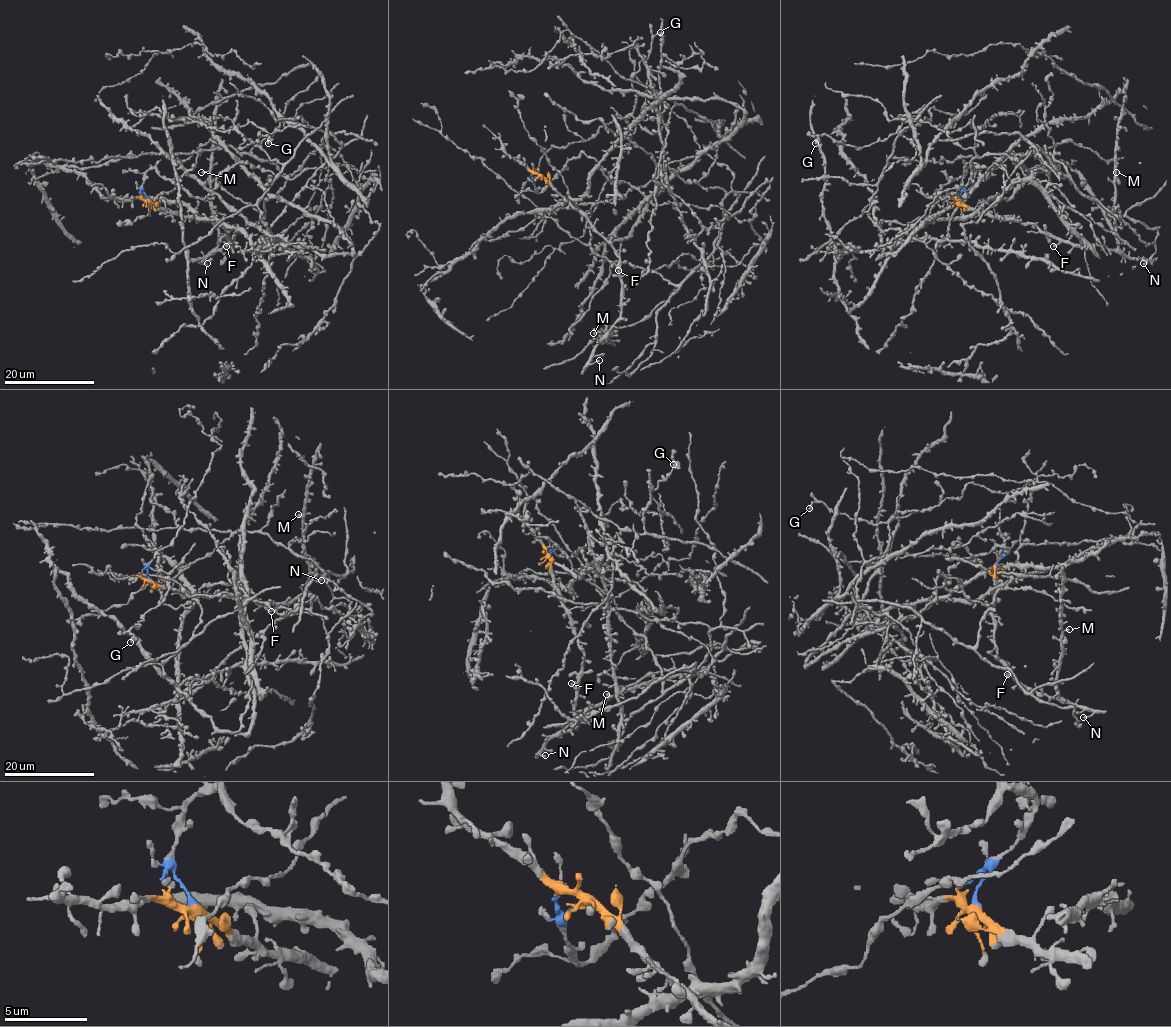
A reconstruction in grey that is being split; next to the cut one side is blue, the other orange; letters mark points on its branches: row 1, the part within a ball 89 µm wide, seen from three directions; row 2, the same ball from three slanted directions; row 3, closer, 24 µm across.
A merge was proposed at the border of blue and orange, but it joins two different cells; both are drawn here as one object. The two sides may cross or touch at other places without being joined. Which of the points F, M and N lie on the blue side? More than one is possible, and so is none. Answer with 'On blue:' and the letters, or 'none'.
On blue: none

